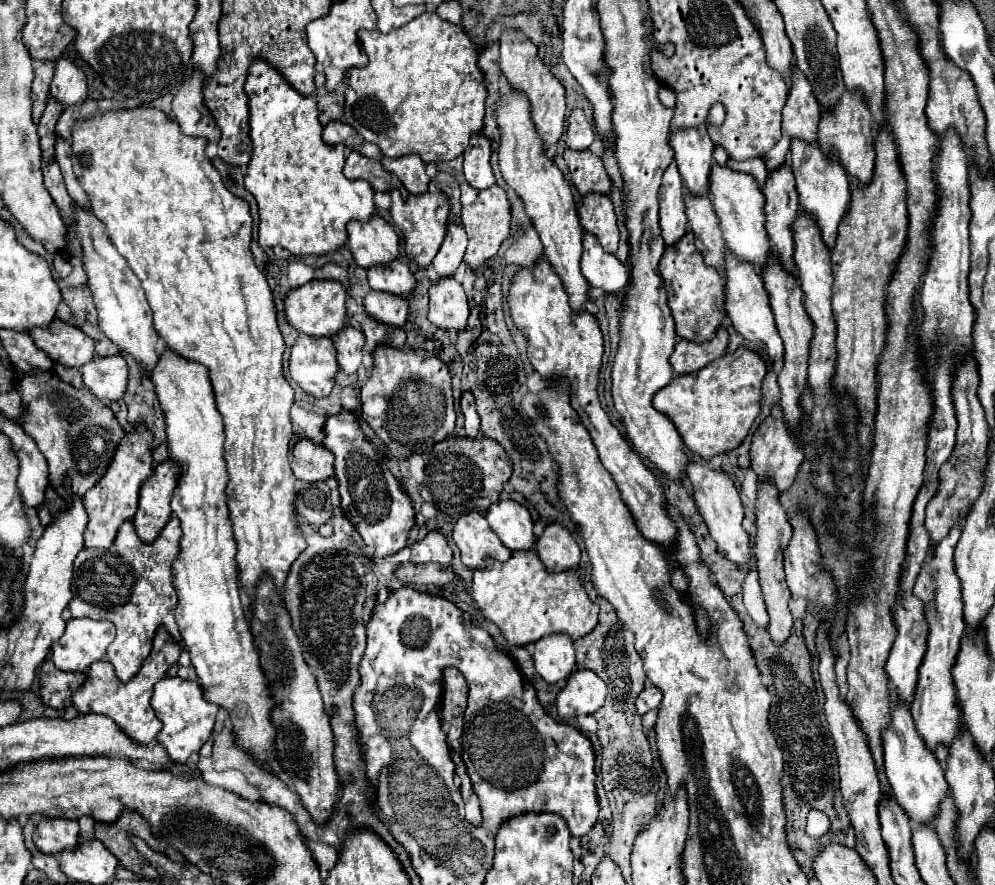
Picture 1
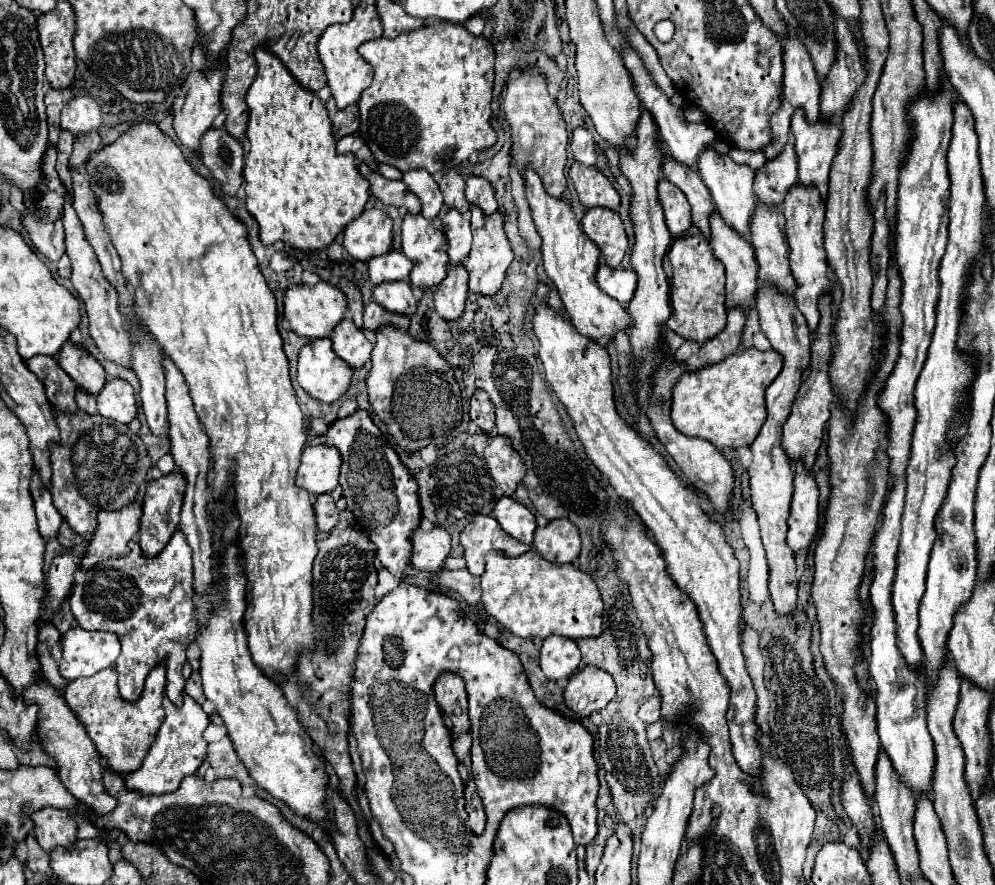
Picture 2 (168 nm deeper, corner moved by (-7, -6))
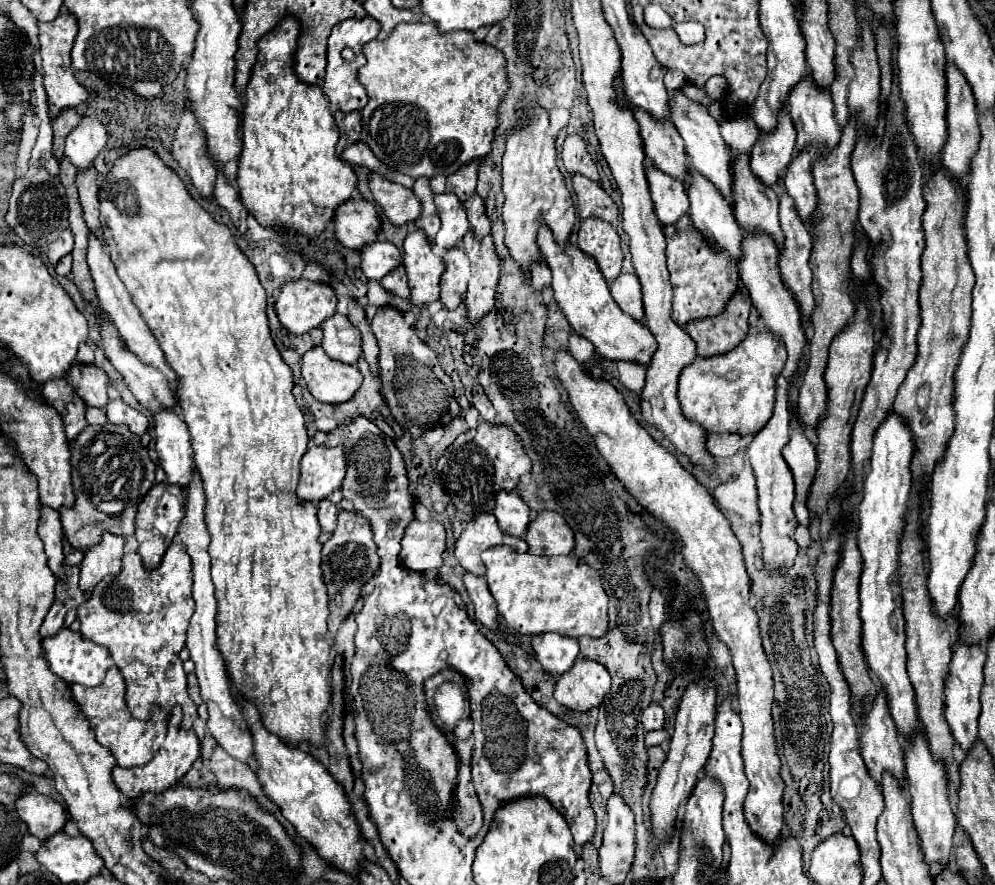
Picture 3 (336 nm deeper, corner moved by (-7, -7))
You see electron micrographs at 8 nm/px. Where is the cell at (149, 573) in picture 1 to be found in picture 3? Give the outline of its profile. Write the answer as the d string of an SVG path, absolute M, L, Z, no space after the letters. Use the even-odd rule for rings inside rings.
M171 544L161 566L155 570L145 570L137 552L125 554L121 574L107 576L97 584L93 594L89 594L77 610L81 636L105 646L115 666L123 672L127 682L127 706L137 720L151 720L151 708L159 708L169 716L175 705L180 705L185 714L187 730L197 718L197 704L189 698L187 674L179 658L195 610L191 586L191 558L183 544Z

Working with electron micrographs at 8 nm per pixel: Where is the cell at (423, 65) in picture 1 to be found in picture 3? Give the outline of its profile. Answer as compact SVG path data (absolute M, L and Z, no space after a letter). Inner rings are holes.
M415 22L397 24L389 38L367 42L363 54L367 64L359 68L357 78L369 94L369 102L361 110L361 140L383 164L411 178L433 178L437 174L449 176L463 164L485 158L491 152L499 102L503 102L509 88L503 52L485 42L477 42L471 32L441 34L435 30L435 24Z

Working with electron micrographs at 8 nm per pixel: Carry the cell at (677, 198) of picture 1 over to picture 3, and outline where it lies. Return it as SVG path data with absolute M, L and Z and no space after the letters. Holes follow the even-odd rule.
M655 166L647 168L649 192L653 198L655 214L663 226L675 224L689 210L689 198L683 184L665 172L659 172Z

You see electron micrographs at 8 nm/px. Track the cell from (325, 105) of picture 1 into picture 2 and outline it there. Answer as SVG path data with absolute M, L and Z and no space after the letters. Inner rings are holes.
M329 97L325 105L327 105L327 111L329 111L331 123L333 123L333 137L335 139L351 135L351 133L355 133L359 129L359 113L357 113L355 103L345 107L345 109L337 109L335 99Z

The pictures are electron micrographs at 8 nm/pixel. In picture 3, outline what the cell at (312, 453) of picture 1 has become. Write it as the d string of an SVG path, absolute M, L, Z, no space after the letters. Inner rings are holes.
M311 446L301 460L297 496L307 502L327 498L331 492L341 488L345 470L347 462L343 446Z

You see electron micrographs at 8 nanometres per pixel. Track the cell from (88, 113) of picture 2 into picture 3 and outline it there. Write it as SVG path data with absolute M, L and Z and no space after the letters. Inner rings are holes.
M83 118L81 124L67 136L65 156L77 170L91 168L99 152L105 148L107 132L99 120Z

